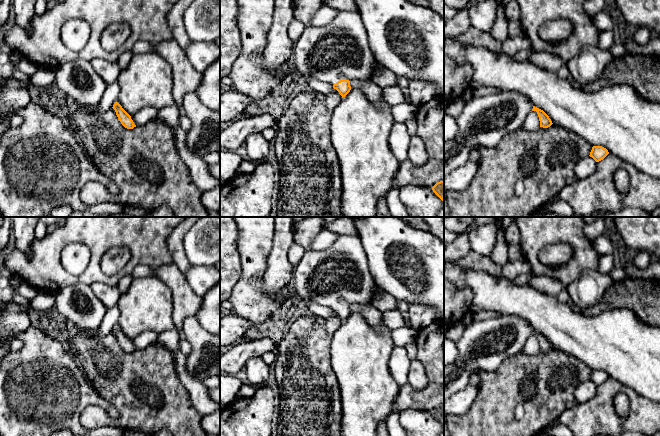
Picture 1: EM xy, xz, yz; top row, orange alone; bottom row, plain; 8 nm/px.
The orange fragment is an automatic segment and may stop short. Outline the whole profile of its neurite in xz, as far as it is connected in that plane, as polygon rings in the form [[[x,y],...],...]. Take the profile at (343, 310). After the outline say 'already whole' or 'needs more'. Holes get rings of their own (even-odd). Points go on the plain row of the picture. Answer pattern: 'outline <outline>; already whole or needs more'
outline [[[357,234],[338,235],[334,243],[326,250],[308,250],[303,255],[299,263],[294,267],[293,277],[290,283],[296,304],[306,308],[305,314],[311,314],[307,309],[310,301],[315,301],[319,305],[330,308],[339,318],[345,321],[351,314],[351,304],[368,304],[371,302],[375,282],[368,269],[368,258],[364,251],[361,239]]]; needs more

